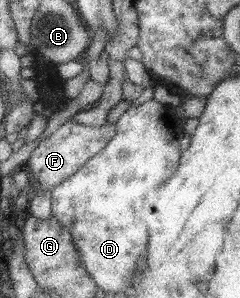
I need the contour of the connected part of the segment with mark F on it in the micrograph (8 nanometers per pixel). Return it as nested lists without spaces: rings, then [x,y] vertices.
[[[75,120],[66,121],[49,137],[39,142],[33,150],[28,159],[31,171],[33,171],[33,178],[37,180],[41,188],[52,190],[74,175],[94,155],[97,155],[109,143],[115,132],[116,124],[113,123],[91,127],[83,126]]]

